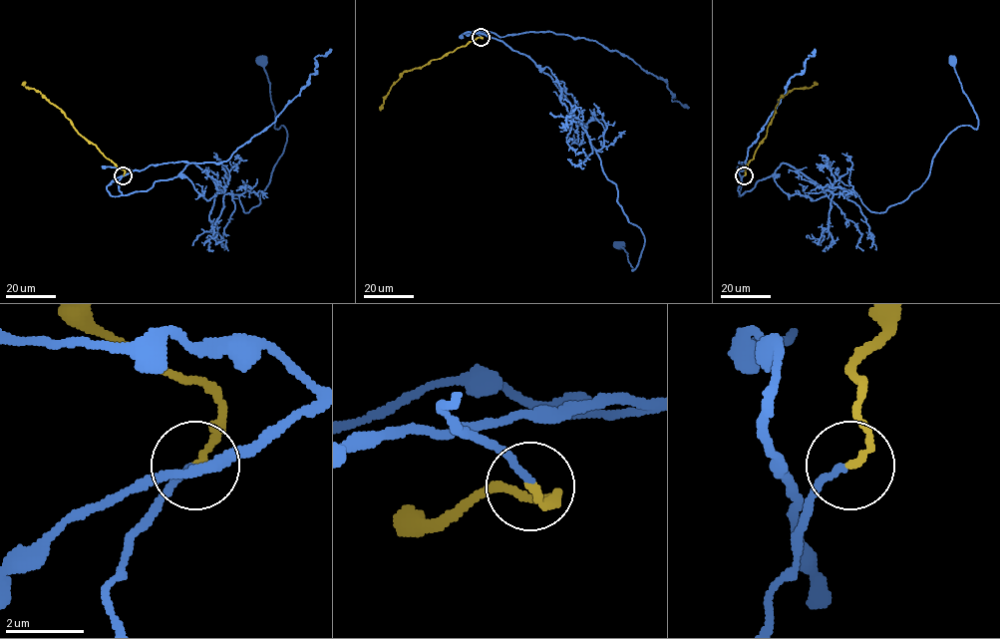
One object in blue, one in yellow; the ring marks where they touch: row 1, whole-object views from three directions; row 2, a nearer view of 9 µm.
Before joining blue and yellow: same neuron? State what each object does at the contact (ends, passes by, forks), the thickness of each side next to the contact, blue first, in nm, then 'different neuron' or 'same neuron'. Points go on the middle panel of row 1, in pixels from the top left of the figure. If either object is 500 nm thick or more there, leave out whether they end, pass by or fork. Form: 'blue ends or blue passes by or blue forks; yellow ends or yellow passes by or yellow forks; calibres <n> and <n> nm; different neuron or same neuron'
blue ends; yellow ends; calibres 170 and 190 nm; same neuron

